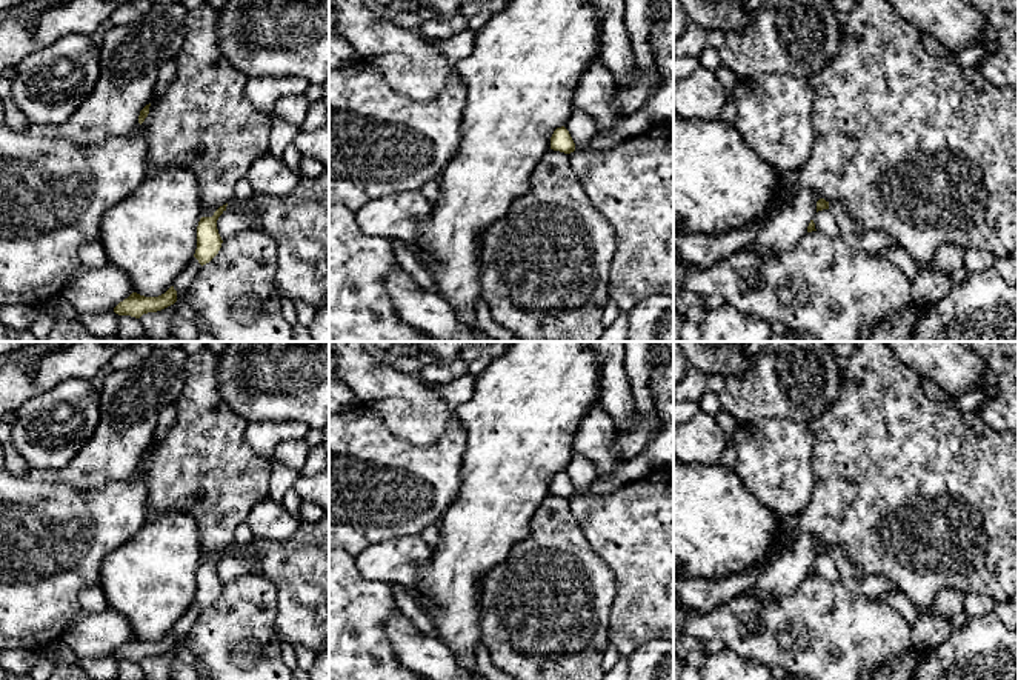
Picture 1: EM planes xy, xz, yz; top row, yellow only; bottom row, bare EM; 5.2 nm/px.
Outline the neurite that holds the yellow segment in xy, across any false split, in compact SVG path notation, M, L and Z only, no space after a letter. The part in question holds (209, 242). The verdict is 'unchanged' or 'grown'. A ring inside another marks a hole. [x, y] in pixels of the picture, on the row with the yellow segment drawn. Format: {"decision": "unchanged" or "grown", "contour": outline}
{"decision": "unchanged", "contour": "M226 205L220 206L212 217L201 217L197 226L197 249L194 257L203 266L209 263L221 248L221 237L217 229L218 217L226 211Z"}

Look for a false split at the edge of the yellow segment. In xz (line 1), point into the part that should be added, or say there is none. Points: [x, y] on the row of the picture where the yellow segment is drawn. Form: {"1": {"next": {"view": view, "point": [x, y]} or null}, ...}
{"1": {"next": null}}

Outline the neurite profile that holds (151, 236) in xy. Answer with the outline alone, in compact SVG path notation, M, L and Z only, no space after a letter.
M181 166L151 172L128 197L100 218L100 242L111 265L145 297L165 294L194 258L201 218L200 192L194 174Z

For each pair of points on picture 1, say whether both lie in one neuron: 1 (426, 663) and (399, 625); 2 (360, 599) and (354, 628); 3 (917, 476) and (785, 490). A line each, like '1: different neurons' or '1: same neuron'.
1: same neuron
2: same neuron
3: different neurons

